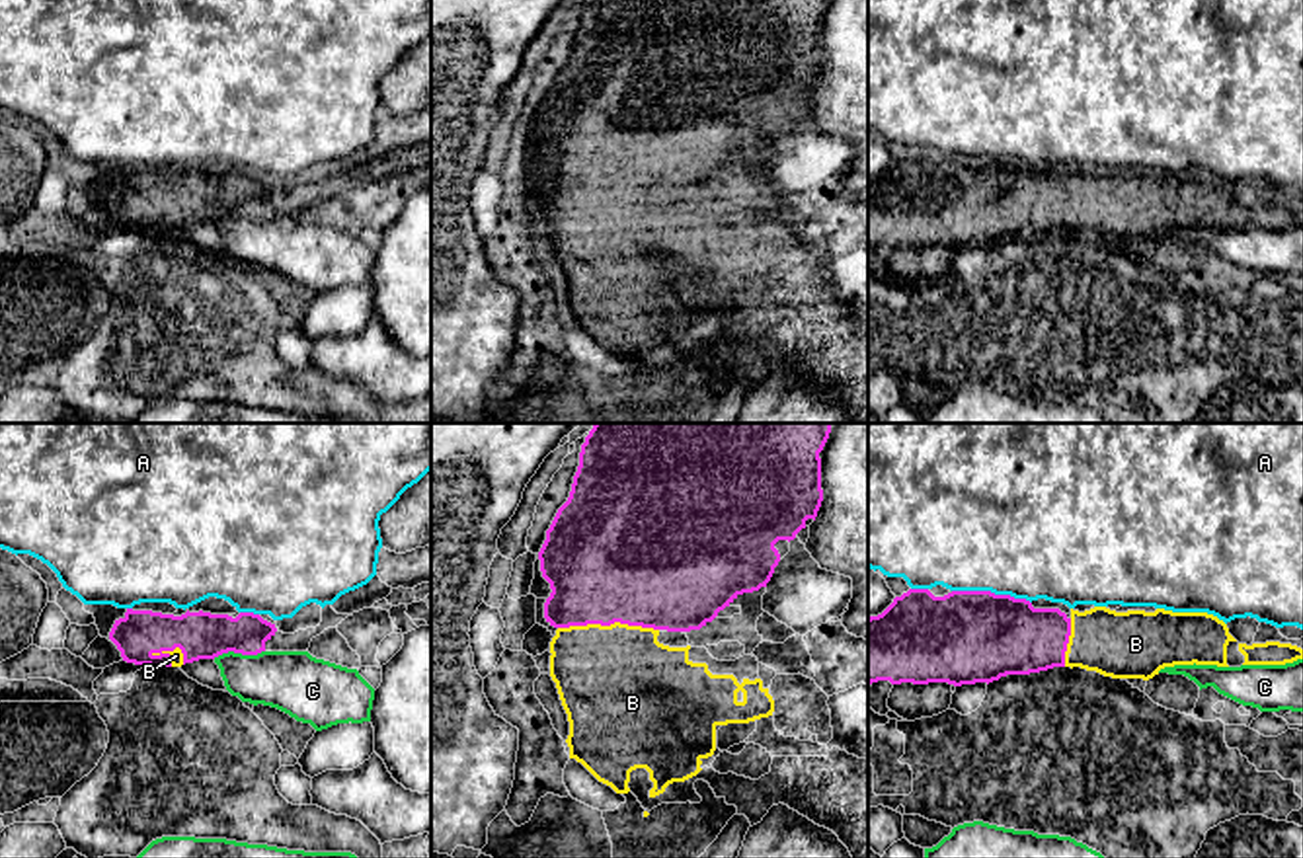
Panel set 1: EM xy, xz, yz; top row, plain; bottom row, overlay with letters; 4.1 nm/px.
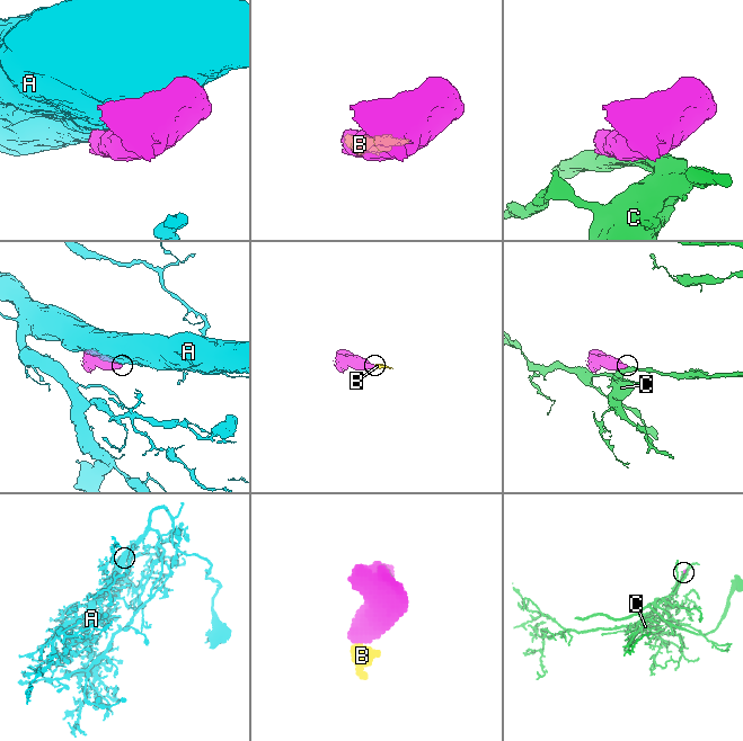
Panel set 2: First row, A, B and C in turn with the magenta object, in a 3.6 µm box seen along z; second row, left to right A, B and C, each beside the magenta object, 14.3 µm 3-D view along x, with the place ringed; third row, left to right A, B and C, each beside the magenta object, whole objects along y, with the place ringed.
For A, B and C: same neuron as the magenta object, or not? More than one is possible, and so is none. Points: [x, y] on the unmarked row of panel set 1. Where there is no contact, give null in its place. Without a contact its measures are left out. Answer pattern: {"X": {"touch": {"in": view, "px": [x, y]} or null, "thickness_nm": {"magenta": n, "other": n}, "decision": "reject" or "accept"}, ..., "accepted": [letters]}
{"A": {"touch": {"in": "yz", "px": [989, 155]}, "thickness_nm": {"magenta": 380, "other": 500}, "decision": "reject"}, "B": {"touch": {"in": "xz", "px": [609, 188]}, "thickness_nm": {"magenta": 480, "other": 480}, "decision": "accept"}, "C": {"touch": {"in": "xy", "px": [238, 215]}, "thickness_nm": {"magenta": 190, "other": 260}, "decision": "reject"}, "accepted": ["B"]}

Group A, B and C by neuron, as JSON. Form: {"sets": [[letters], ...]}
{"sets": [["A"], ["B"], ["C"]]}

